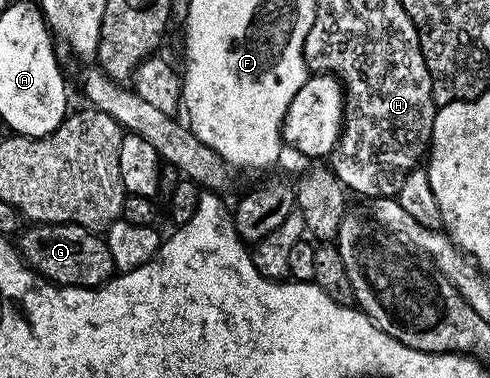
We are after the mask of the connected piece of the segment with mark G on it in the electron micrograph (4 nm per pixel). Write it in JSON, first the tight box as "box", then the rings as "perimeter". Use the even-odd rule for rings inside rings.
{"box":[18,223,117,288],"perimeter":[[[41,223],[21,230],[18,250],[21,259],[36,274],[61,287],[98,288],[117,274],[114,257],[110,257],[107,238],[100,239],[95,230],[79,227],[77,223]]]}

